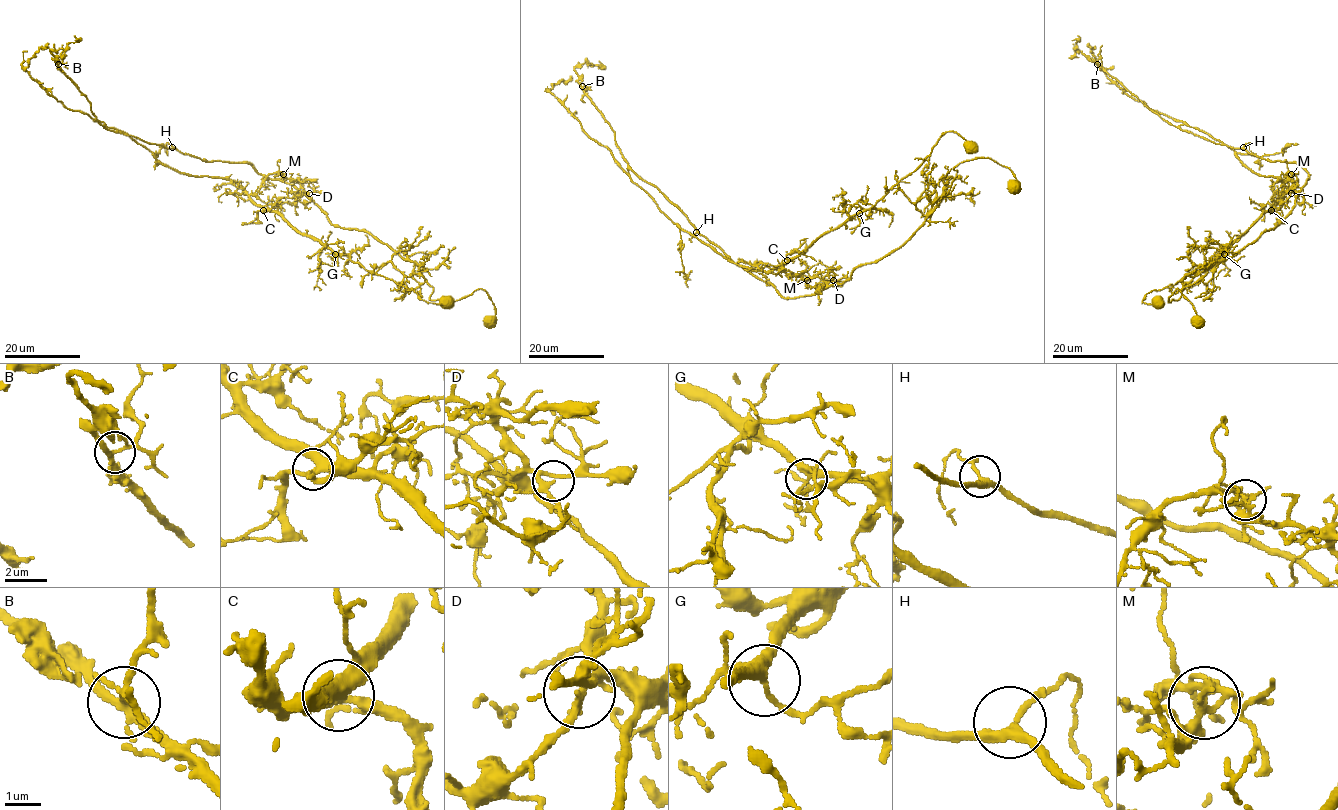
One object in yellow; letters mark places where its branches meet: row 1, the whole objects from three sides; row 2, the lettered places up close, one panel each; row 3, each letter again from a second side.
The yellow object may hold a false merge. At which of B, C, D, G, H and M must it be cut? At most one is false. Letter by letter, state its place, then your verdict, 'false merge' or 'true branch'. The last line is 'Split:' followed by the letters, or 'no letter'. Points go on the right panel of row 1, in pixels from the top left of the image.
B: (1097, 64) | true branch
C: (1271, 210) | true branch
D: (1291, 193) | true branch
G: (1224, 254) | true branch
H: (1243, 147) | true branch
M: (1291, 174) | false merge
Split: M

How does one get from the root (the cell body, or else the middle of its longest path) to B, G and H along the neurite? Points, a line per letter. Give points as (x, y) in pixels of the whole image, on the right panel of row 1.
B: (1198, 320), (1177, 288), (1169, 297), (1276, 227), (1309, 174), (1171, 125), (1097, 64)
G: (1198, 320), (1177, 288), (1169, 297), (1177, 300), (1226, 251), (1202, 267), (1199, 272), (1224, 254)
H: (1198, 320), (1177, 288), (1169, 297), (1276, 227), (1309, 179), (1298, 164), (1243, 147)

